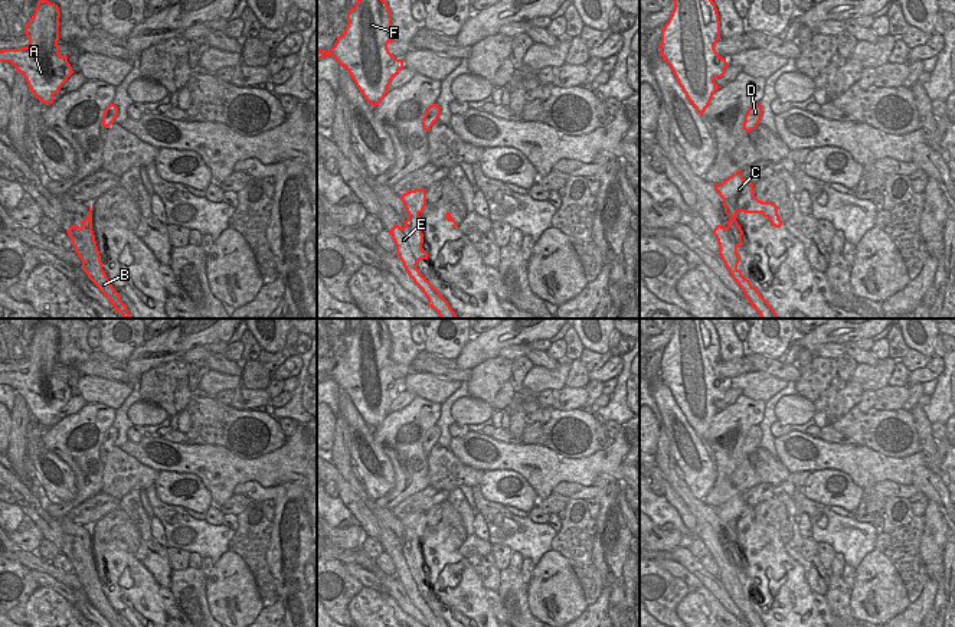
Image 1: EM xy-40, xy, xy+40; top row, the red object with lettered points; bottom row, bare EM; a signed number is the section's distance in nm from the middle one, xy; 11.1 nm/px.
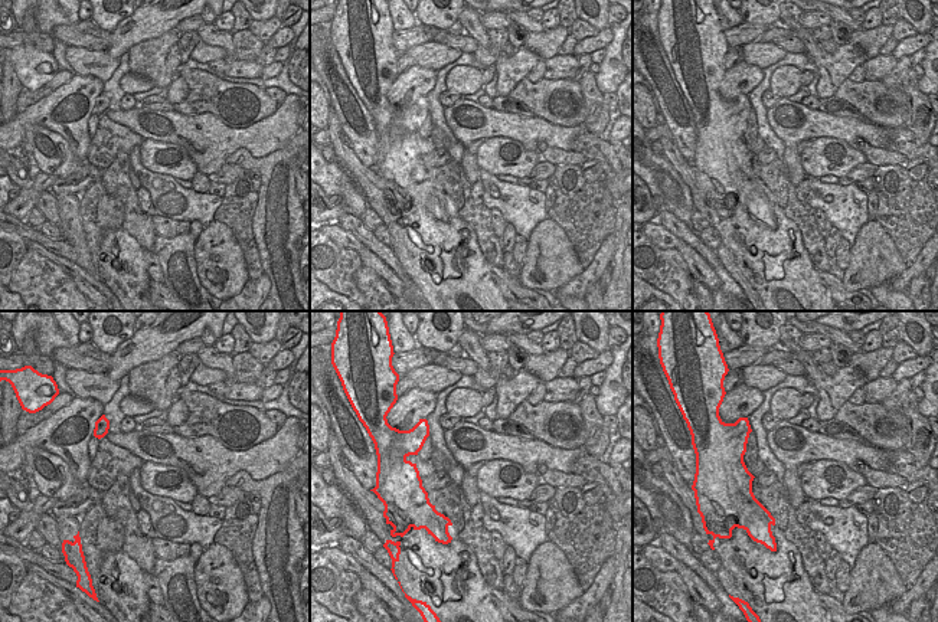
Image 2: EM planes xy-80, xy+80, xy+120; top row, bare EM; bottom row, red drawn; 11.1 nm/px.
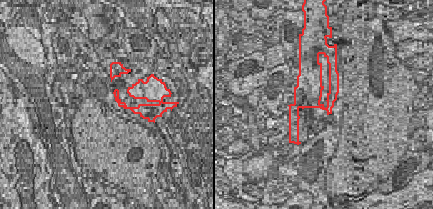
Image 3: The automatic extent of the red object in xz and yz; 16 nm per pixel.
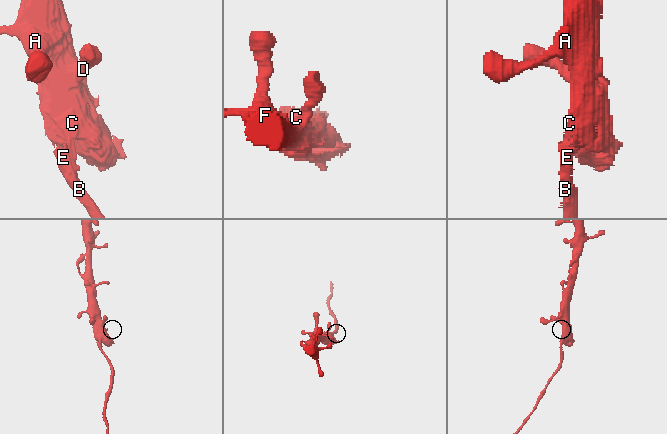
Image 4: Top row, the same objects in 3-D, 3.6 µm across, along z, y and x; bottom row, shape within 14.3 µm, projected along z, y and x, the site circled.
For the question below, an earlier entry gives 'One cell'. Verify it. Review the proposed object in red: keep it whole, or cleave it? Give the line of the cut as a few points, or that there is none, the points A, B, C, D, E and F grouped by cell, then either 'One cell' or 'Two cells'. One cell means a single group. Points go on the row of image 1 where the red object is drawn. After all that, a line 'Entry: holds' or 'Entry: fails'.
Split along xy (419, 222), (417, 229), (399, 227). Groups: A C D F / B E. Two cells.
Entry: fails

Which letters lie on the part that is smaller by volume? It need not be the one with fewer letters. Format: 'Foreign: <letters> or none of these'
Foreign: B, E.

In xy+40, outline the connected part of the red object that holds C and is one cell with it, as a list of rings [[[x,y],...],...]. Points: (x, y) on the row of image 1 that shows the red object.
[[[737,170],[719,184],[713,184],[714,190],[723,199],[725,213],[730,218],[723,229],[742,231],[736,218],[739,212],[761,213],[768,218],[771,226],[781,228],[782,221],[778,215],[778,206],[772,202],[762,202],[755,196],[753,183],[743,179],[742,170]]]

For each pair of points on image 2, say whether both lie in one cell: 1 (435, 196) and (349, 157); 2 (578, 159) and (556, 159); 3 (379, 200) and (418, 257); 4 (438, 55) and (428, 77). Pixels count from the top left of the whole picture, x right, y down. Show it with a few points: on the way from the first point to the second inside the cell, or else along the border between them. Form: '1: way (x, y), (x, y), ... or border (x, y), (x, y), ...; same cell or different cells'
1: way (414, 196), (368, 179); same cell
2: way (572, 159), (562, 159); same cell
3: way (401, 195), (411, 196), (420, 208), (420, 233); same cell
4: border (417, 64), (437, 71); different cells

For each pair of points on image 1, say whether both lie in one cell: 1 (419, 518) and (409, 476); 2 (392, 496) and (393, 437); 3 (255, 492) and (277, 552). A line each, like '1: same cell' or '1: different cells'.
1: different cells
2: same cell
3: same cell

